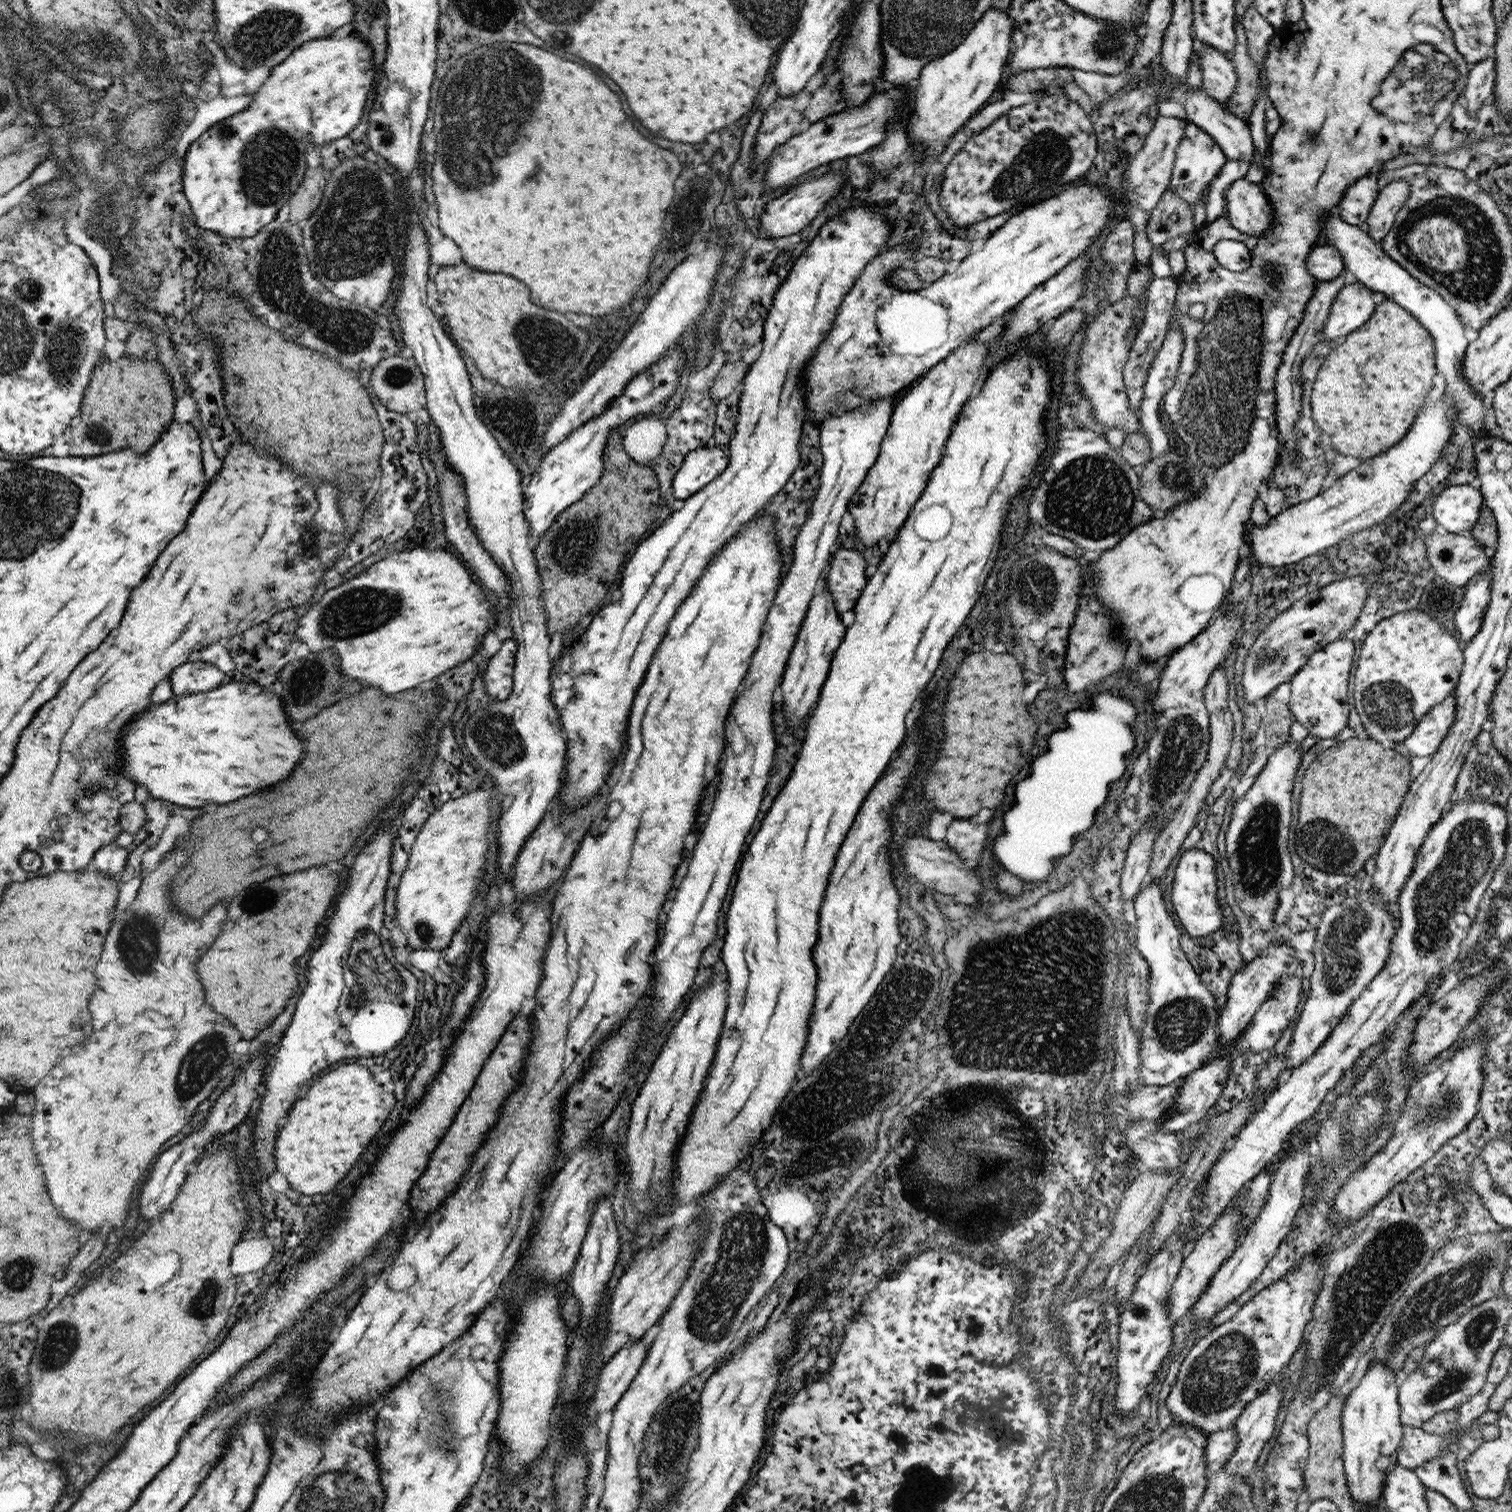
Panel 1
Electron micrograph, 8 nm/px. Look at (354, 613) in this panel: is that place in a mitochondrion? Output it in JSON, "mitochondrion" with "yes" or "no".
{"mitochondrion":"yes"}

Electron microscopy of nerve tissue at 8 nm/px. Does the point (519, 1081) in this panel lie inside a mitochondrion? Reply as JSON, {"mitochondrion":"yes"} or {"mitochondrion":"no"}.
{"mitochondrion":"no"}

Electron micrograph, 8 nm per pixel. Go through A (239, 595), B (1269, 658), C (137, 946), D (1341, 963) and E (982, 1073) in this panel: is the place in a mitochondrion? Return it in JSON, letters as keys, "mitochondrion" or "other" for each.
{"A":"mitochondrion","B":"mitochondrion","C":"mitochondrion","D":"mitochondrion","E":"mitochondrion"}

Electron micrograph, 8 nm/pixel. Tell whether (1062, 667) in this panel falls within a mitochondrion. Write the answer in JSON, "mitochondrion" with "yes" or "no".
{"mitochondrion":"no"}

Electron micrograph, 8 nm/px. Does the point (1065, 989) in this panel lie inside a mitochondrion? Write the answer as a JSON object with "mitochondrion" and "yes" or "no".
{"mitochondrion":"yes"}

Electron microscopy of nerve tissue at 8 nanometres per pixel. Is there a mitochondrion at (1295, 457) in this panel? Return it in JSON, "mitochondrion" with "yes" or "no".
{"mitochondrion":"no"}

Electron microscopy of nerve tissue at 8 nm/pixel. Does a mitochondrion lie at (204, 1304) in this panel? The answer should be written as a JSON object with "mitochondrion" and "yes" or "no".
{"mitochondrion":"yes"}

